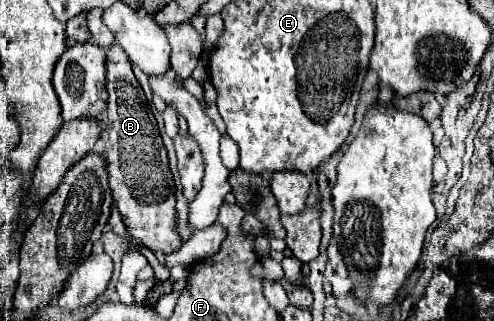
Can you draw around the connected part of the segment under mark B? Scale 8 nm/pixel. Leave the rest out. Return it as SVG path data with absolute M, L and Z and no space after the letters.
M117 44L107 50L107 92L107 126L101 132L101 140L105 142L109 186L113 190L115 204L129 234L137 242L145 244L153 252L175 252L181 246L181 238L175 230L175 186L167 166L167 152L145 92L131 70L125 50Z

